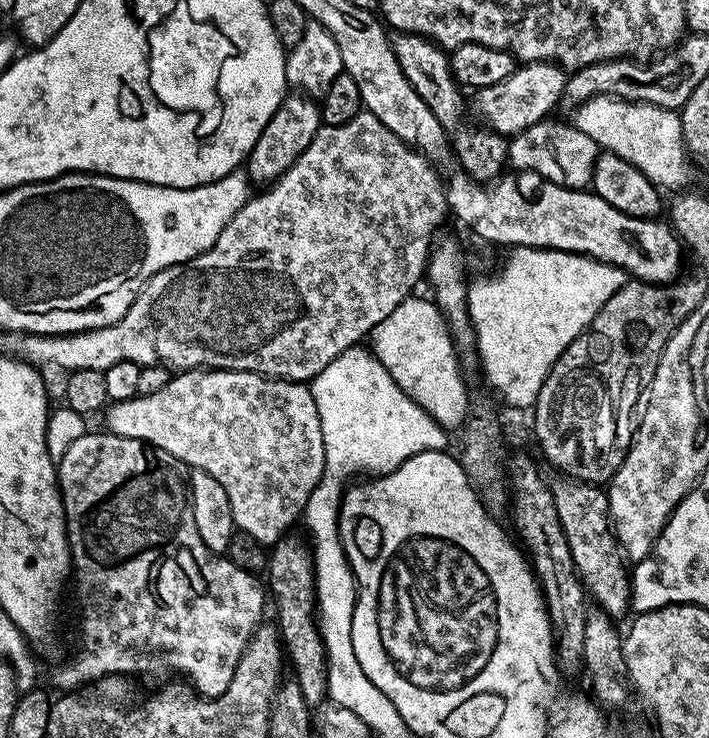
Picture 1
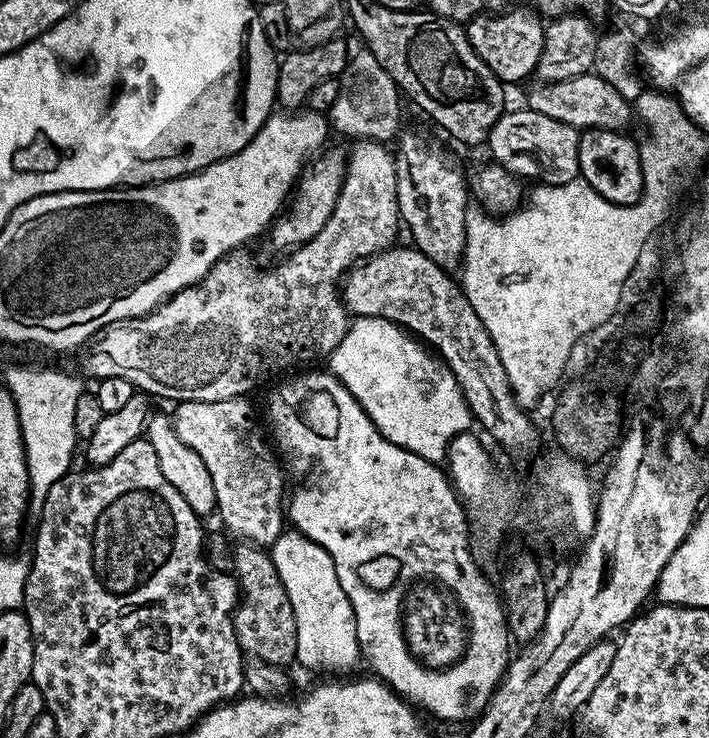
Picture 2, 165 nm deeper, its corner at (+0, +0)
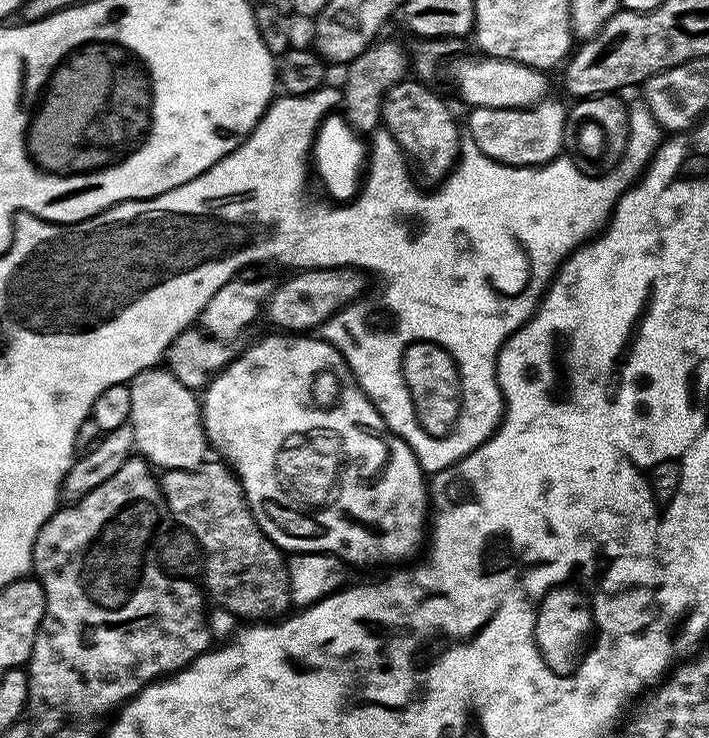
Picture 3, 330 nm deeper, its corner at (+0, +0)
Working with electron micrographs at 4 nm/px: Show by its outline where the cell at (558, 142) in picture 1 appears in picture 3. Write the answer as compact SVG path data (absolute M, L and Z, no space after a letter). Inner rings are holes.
M545 98L533 108L472 108L468 128L466 124L467 135L478 146L478 150L482 150L482 154L503 164L513 164L515 168L538 168L542 164L549 164L565 151L564 127L568 117L568 108L552 99Z

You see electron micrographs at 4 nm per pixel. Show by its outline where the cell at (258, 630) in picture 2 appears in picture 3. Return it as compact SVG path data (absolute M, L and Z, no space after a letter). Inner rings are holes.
M205 462L199 468L190 470L167 470L159 477L168 515L179 527L192 532L199 542L200 550L204 553L203 587L213 605L225 608L244 622L275 621L293 607L285 553L258 526L244 496L244 486L236 479L236 473L227 463L219 463Z

